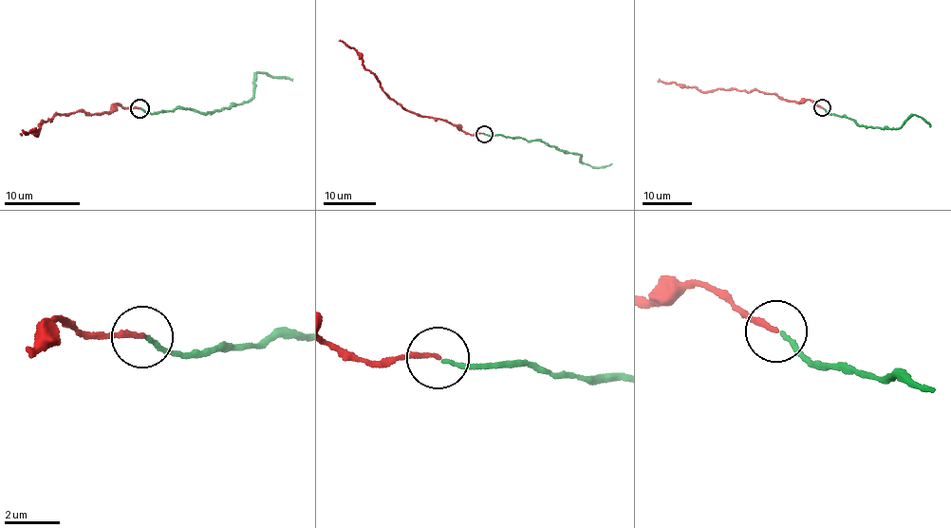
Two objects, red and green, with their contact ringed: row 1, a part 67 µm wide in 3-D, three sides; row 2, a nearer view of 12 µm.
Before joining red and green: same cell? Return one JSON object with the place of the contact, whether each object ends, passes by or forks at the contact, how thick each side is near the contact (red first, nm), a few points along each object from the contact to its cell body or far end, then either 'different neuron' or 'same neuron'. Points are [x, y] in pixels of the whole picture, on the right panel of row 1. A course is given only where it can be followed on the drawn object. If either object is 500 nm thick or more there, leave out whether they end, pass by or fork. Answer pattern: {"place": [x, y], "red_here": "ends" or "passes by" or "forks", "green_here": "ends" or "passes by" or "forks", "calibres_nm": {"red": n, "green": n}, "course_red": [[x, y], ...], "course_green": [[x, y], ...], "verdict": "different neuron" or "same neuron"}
{"place": [822, 107], "red_here": "ends", "green_here": "ends", "calibres_nm": {"red": 170, "green": 140}, "course_red": [[823, 108], [809, 99], [792, 102], [772, 93], [724, 89], [700, 91], [657, 81]], "course_green": [[823, 108], [861, 125], [897, 128], [914, 114], [929, 122], [930, 127]], "verdict": "same neuron"}

